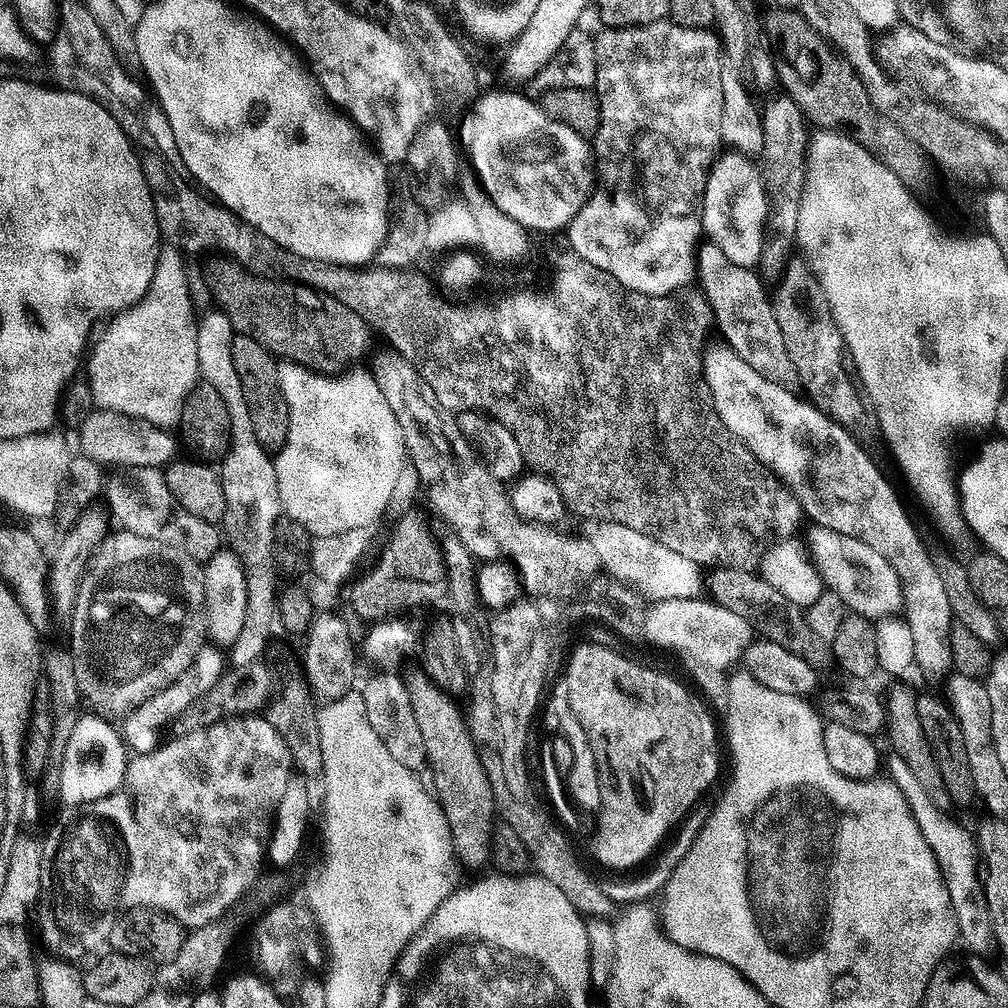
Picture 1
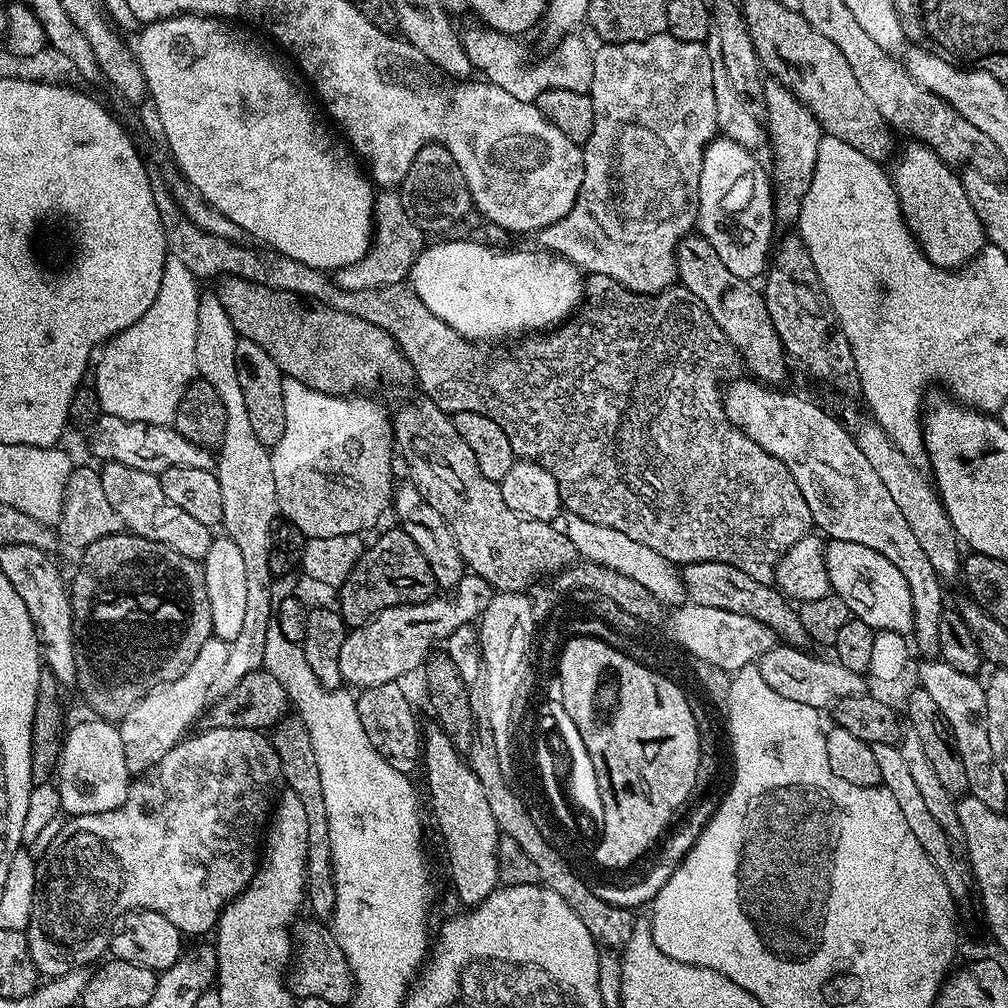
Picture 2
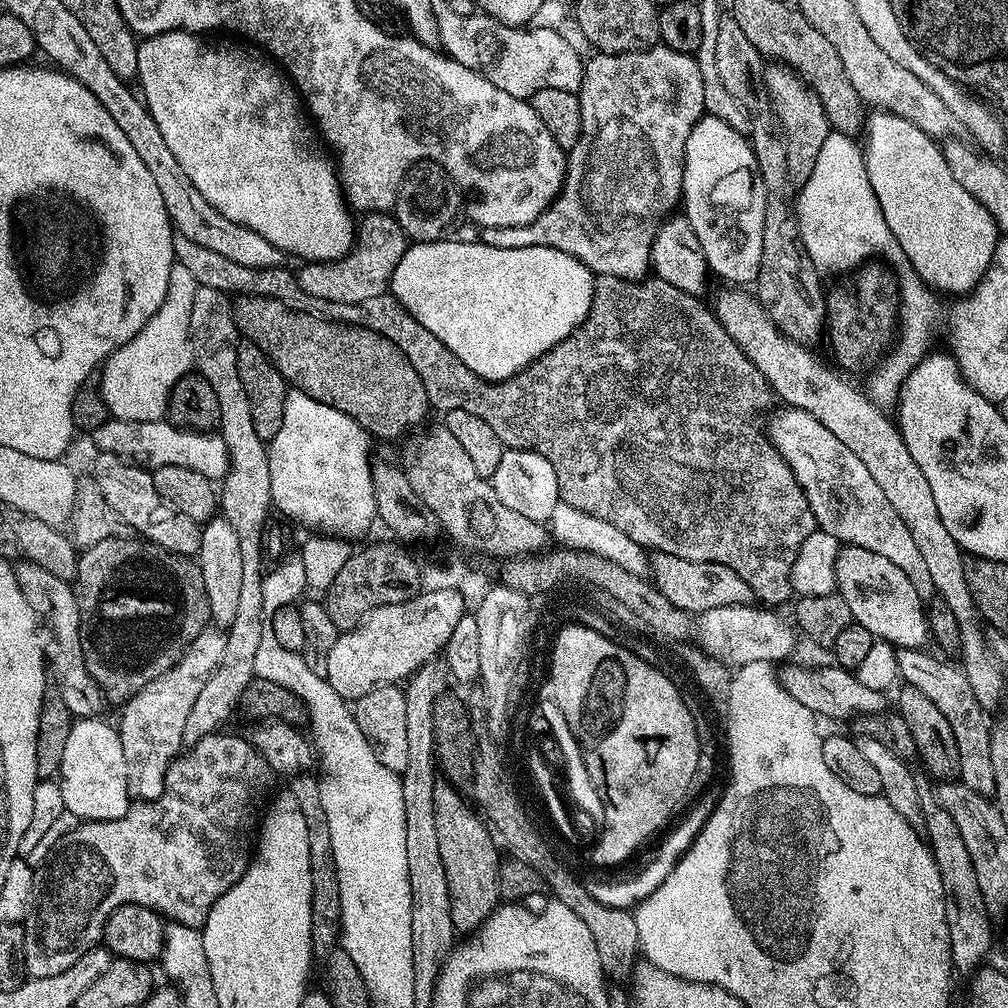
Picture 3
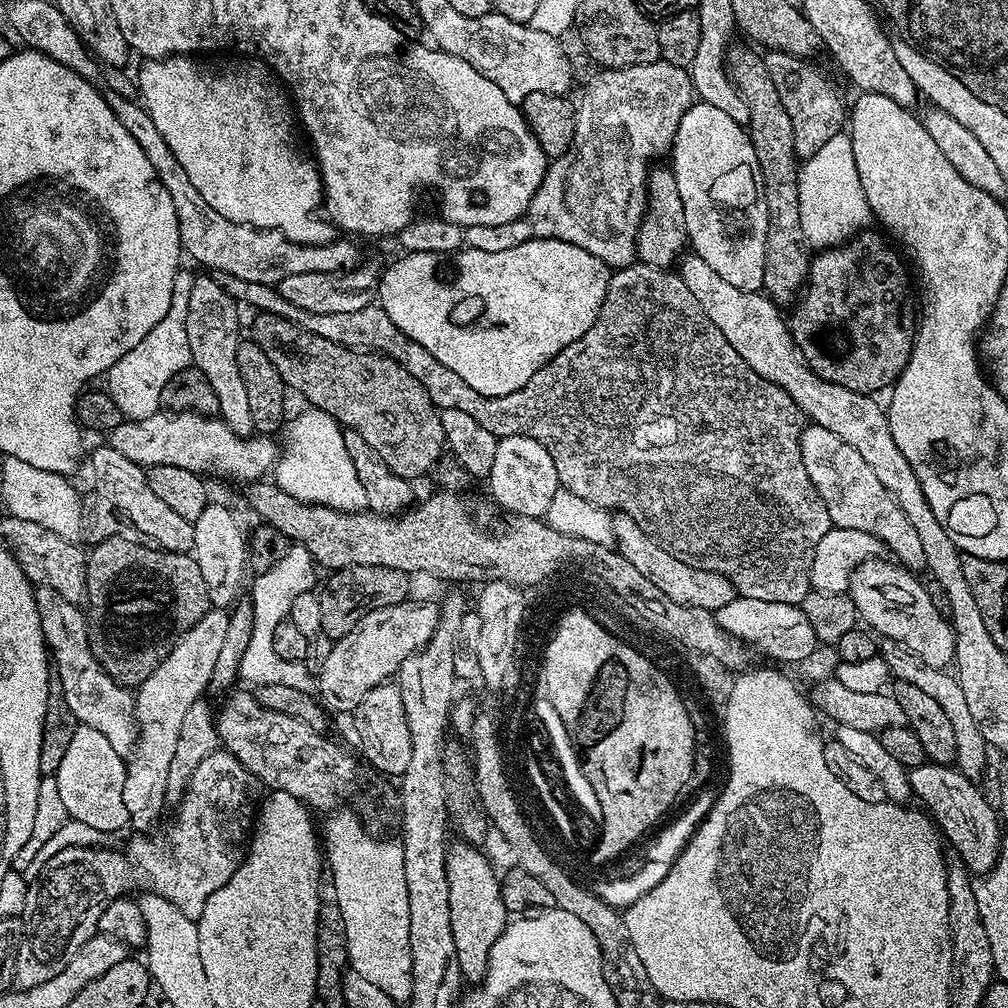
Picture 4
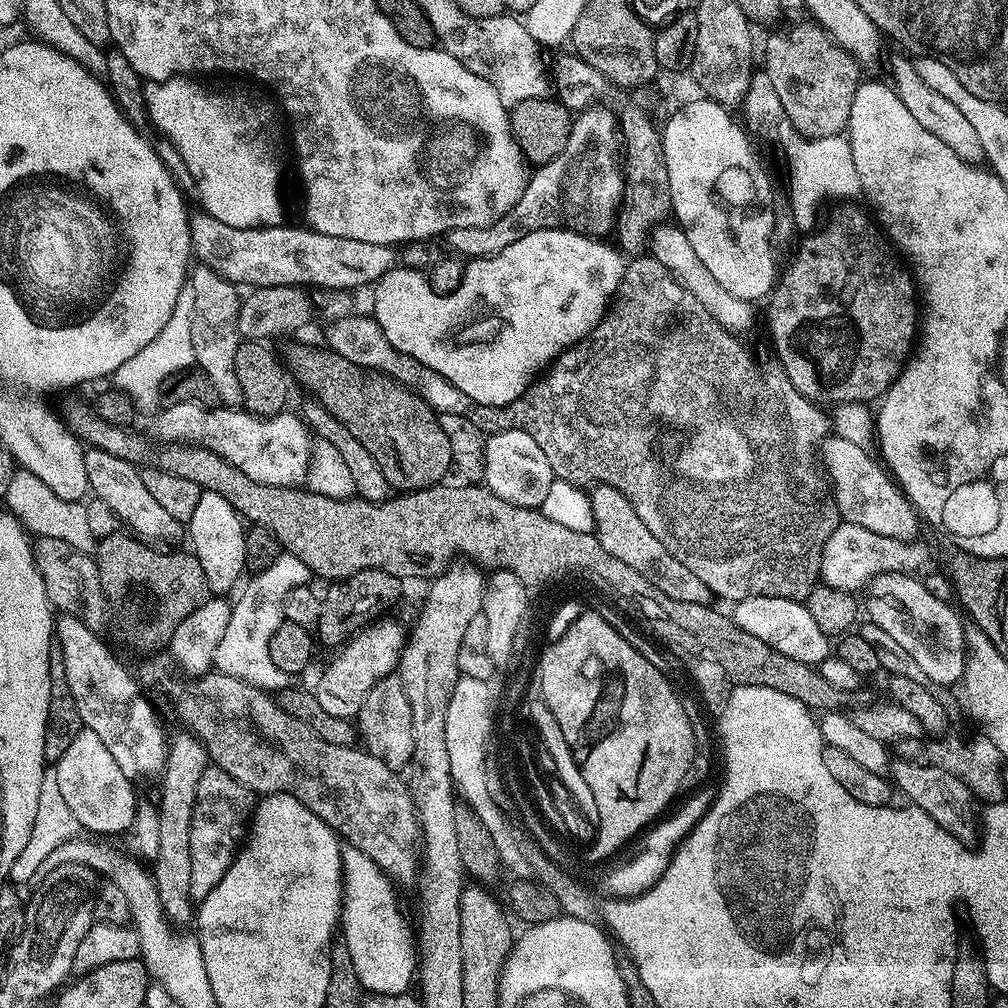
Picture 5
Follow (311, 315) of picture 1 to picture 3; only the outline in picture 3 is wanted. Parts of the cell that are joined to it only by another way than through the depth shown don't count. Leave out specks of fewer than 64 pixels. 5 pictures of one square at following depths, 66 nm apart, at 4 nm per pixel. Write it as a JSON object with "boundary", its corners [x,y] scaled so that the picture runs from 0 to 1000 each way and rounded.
{"boundary":[[[239,294],[232,309],[235,330],[268,355],[283,379],[293,388],[339,407],[357,420],[366,434],[400,438],[427,410],[423,383],[419,383],[415,367],[379,331],[316,313],[297,313],[297,309],[267,294]]]}

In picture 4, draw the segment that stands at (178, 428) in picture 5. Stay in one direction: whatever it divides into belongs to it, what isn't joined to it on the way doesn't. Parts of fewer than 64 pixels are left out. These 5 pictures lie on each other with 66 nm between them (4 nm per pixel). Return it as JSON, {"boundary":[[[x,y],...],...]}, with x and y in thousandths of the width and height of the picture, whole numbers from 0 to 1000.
{"boundary":[[[160,407],[154,409],[149,415],[140,417],[122,417],[113,427],[106,430],[106,443],[117,446],[117,450],[129,454],[129,458],[138,460],[140,464],[146,466],[153,462],[181,462],[181,466],[188,466],[199,470],[211,468],[214,472],[228,472],[232,476],[242,476],[241,478],[258,478],[262,472],[271,467],[276,455],[276,443],[273,436],[262,431],[251,431],[245,435],[232,431],[228,423],[220,416],[212,413],[197,413],[195,409],[169,409]]]}

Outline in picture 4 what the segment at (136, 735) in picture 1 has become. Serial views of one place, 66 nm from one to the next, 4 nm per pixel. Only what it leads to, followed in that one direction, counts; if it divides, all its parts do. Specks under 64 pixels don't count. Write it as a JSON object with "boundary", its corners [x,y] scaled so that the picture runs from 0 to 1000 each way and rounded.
{"boundary":[[[207,603],[204,609],[200,609],[200,613],[196,613],[196,617],[192,617],[192,621],[188,621],[188,625],[185,625],[185,629],[181,629],[181,633],[177,633],[177,637],[171,642],[169,649],[165,649],[157,665],[153,665],[153,669],[149,669],[149,673],[145,673],[145,677],[141,677],[134,684],[137,729],[135,739],[131,742],[131,749],[125,754],[125,776],[121,780],[121,796],[125,796],[125,808],[130,820],[135,821],[134,824],[148,824],[147,821],[162,808],[163,802],[165,803],[163,792],[165,771],[169,768],[173,743],[177,741],[177,728],[181,724],[181,715],[185,704],[188,704],[188,700],[192,700],[192,696],[203,689],[202,686],[207,686],[212,661],[216,657],[216,648],[220,645],[224,625],[228,621],[226,612],[227,608],[221,603]]]}

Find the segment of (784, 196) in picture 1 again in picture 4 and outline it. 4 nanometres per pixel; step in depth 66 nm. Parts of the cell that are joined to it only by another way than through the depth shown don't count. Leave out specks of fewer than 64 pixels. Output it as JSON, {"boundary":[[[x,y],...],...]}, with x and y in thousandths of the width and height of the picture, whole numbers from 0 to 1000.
{"boundary":[[[769,50],[757,53],[758,64],[764,73],[764,81],[768,81],[768,89],[772,89],[772,97],[784,113],[784,125],[788,125],[788,149],[791,156],[807,155],[823,137],[827,137],[839,123],[839,103],[829,88],[829,83],[805,59],[780,54]]]}

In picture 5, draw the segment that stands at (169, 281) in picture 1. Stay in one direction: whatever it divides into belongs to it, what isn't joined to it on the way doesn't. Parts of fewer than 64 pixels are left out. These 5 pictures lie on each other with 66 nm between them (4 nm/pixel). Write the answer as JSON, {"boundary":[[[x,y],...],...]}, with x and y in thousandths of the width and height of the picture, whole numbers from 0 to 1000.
{"boundary":[[[184,280],[177,292],[177,300],[173,304],[173,312],[169,312],[169,319],[161,323],[161,331],[148,337],[147,341],[137,347],[126,359],[121,359],[113,371],[114,384],[129,394],[136,406],[143,407],[150,401],[159,401],[161,379],[169,375],[169,371],[180,369],[183,365],[193,362],[192,343],[188,339],[188,312],[192,308],[192,288],[189,281]]]}

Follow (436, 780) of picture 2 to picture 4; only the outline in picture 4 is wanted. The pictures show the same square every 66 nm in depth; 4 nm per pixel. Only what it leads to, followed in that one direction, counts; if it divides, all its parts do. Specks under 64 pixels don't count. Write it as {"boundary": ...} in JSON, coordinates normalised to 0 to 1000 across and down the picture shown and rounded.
{"boundary":[[[445,836],[442,847],[442,873],[446,875],[446,923],[450,927],[450,942],[454,946],[457,969],[464,974],[479,973],[486,942],[506,916],[506,906],[498,895],[496,869],[471,837]]]}

